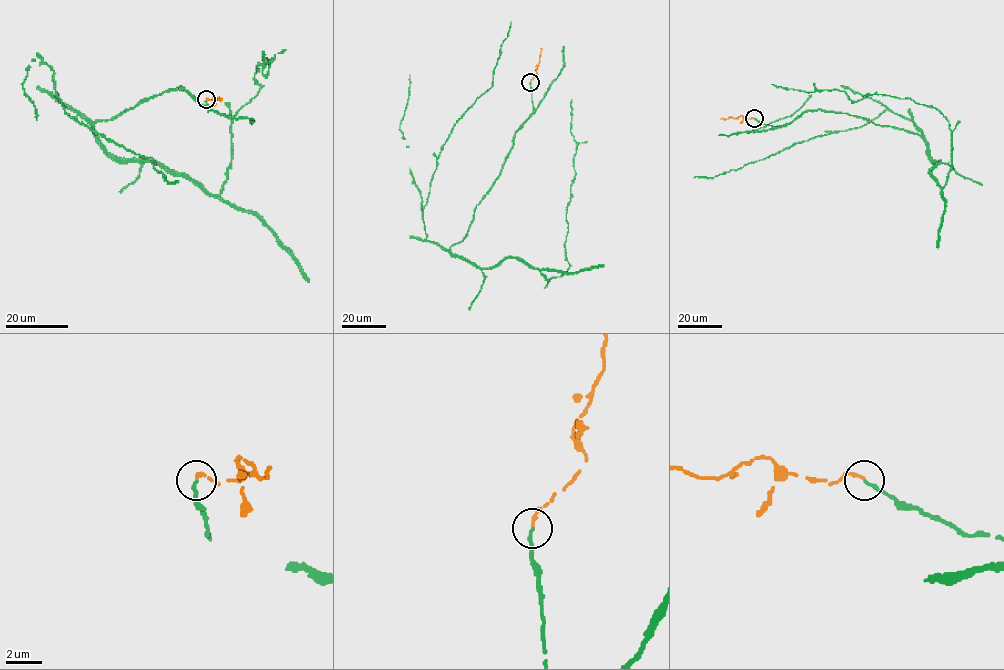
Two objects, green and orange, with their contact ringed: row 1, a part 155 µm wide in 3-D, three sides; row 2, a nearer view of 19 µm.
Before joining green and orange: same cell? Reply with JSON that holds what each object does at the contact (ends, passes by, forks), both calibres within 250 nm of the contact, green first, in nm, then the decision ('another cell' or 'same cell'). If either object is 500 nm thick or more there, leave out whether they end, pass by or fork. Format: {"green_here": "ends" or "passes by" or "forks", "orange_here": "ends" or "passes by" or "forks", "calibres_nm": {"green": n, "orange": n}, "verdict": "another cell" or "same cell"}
{"green_here": "ends", "orange_here": "ends", "calibres_nm": {"green": 200, "orange": 160}, "verdict": "another cell"}

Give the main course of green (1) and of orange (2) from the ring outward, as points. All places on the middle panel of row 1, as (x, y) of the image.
1: (530, 82), (532, 114), (467, 235), (450, 248), (480, 268), (517, 258), (549, 279), (569, 267), (572, 100)
2: (530, 82), (537, 73), (541, 48)

